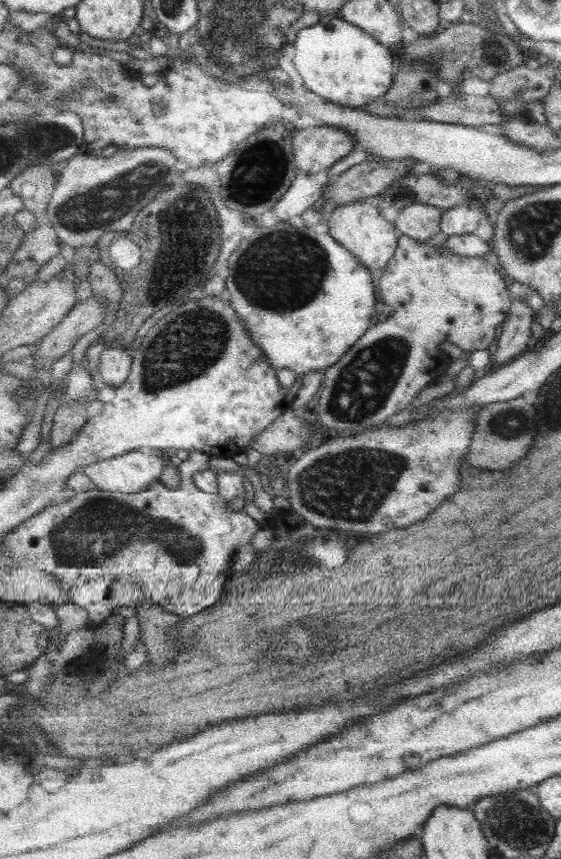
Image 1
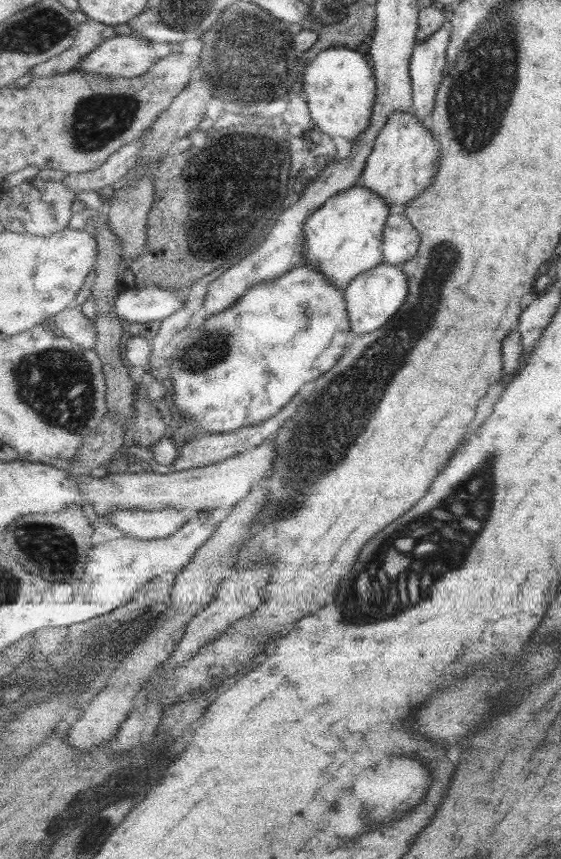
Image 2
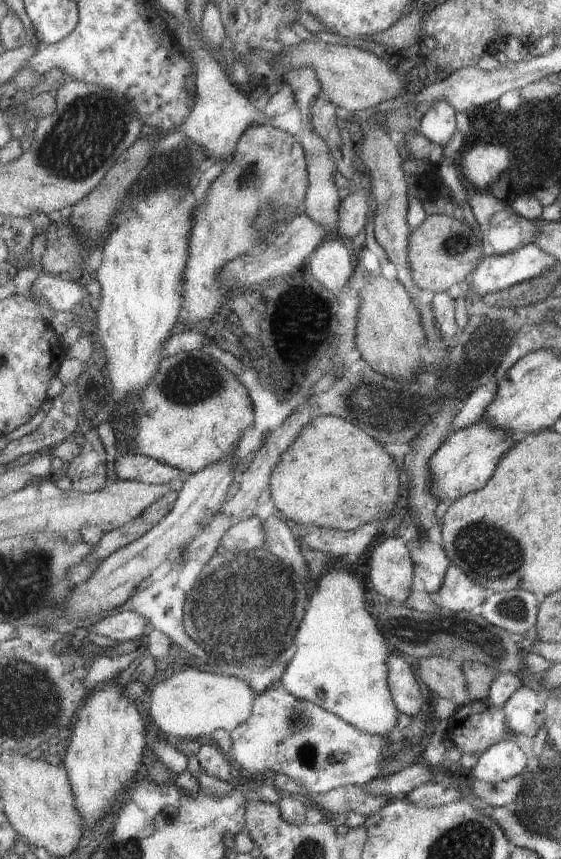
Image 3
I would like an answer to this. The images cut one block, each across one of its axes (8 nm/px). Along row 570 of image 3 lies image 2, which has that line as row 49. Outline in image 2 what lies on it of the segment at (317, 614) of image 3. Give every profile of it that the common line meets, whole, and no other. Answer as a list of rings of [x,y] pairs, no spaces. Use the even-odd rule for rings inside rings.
[[[337,47],[321,52],[307,65],[304,63],[304,60],[299,60],[295,73],[298,76],[303,74],[303,89],[307,94],[312,120],[332,138],[340,136],[349,142],[356,142],[356,138],[371,126],[378,98],[378,82],[373,67],[356,50]]]

